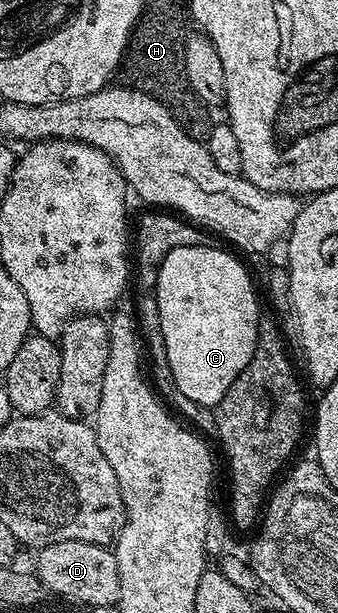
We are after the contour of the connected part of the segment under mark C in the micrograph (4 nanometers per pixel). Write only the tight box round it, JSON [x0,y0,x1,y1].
[156,243,262,407]

